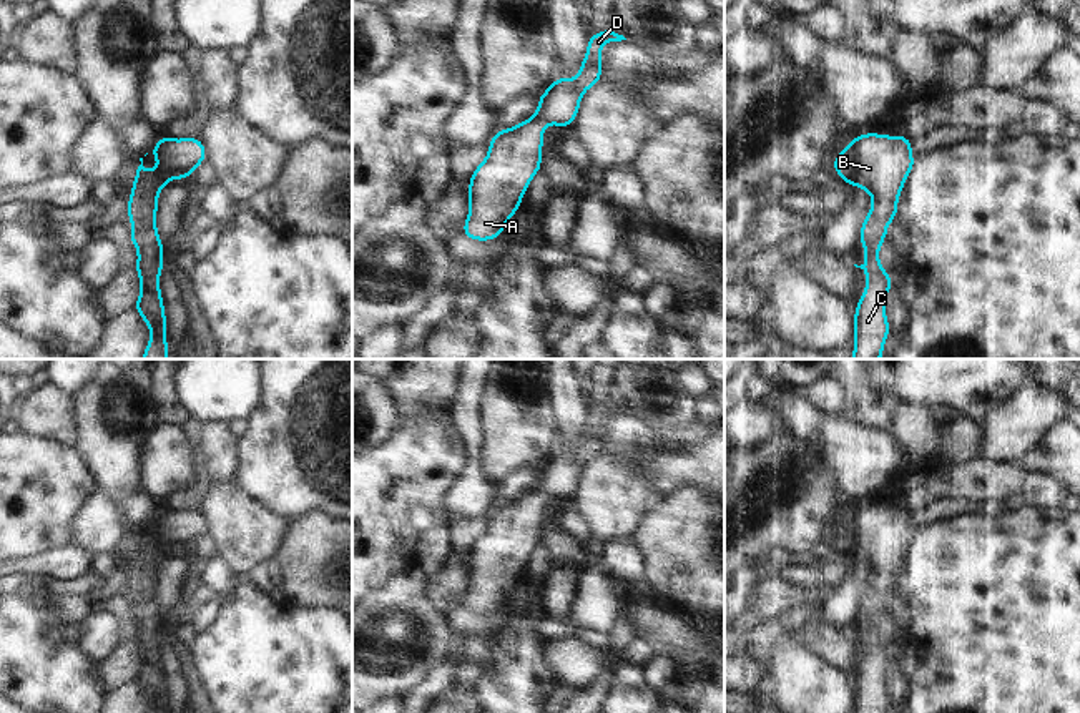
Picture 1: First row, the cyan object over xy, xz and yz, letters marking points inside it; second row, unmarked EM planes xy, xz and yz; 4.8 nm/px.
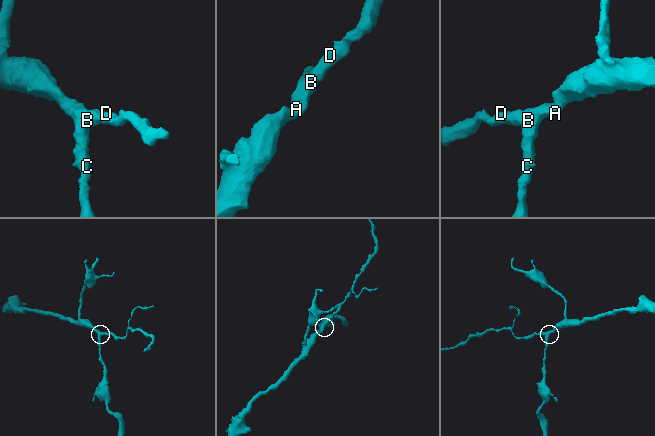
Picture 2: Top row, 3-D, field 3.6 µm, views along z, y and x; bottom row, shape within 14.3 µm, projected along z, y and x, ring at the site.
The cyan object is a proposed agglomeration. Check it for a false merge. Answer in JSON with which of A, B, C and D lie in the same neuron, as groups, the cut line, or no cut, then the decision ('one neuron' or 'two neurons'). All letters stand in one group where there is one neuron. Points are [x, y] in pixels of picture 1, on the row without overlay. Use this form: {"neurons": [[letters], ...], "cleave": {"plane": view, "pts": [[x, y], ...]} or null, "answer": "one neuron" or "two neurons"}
{"neurons": [["A", "B", "C", "D"]], "cleave": null, "answer": "one neuron"}

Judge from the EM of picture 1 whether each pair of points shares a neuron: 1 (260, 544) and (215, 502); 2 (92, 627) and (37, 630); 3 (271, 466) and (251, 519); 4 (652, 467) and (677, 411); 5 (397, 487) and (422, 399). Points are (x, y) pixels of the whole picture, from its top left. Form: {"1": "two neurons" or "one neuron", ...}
{"1": "one neuron", "2": "two neurons", "3": "two neurons", "4": "two neurons", "5": "two neurons"}

